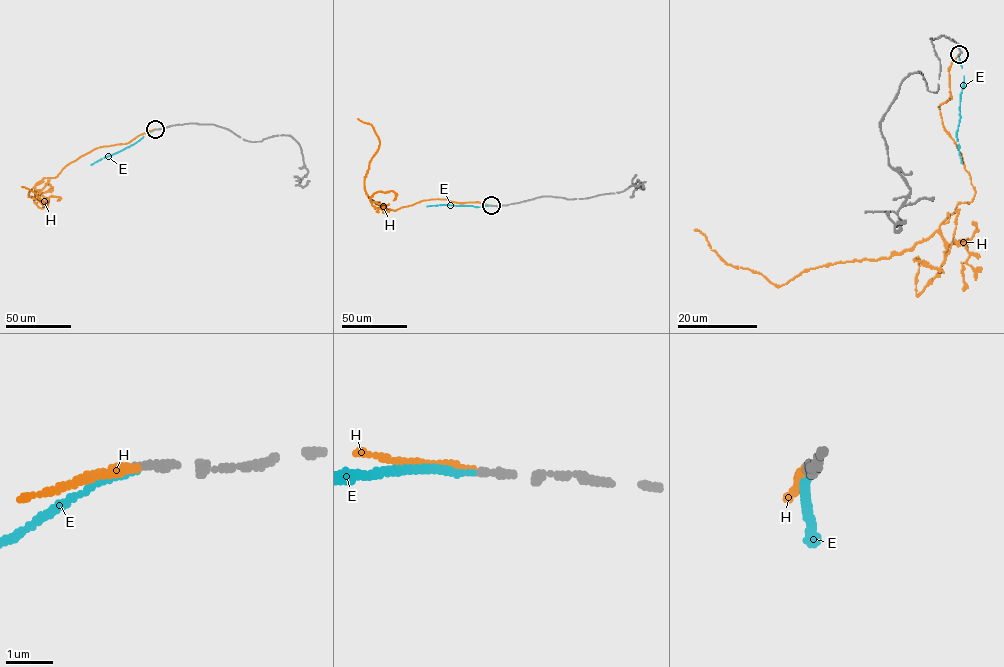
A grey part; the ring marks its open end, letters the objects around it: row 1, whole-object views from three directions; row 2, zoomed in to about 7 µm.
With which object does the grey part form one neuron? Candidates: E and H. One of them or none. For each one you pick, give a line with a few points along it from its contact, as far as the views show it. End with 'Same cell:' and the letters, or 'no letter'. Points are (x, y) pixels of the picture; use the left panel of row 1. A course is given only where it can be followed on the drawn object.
H: via (155, 129), (128, 143), (94, 149), (53, 178), (43, 178), (28, 194), (43, 205), (35, 193), (21, 187)
Same cell: H

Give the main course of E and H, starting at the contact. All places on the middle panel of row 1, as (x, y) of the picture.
E: (491, 205), (427, 206)
H: (491, 205), (430, 199), (393, 210), (372, 202), (364, 182), (379, 138), (371, 124), (357, 118)

